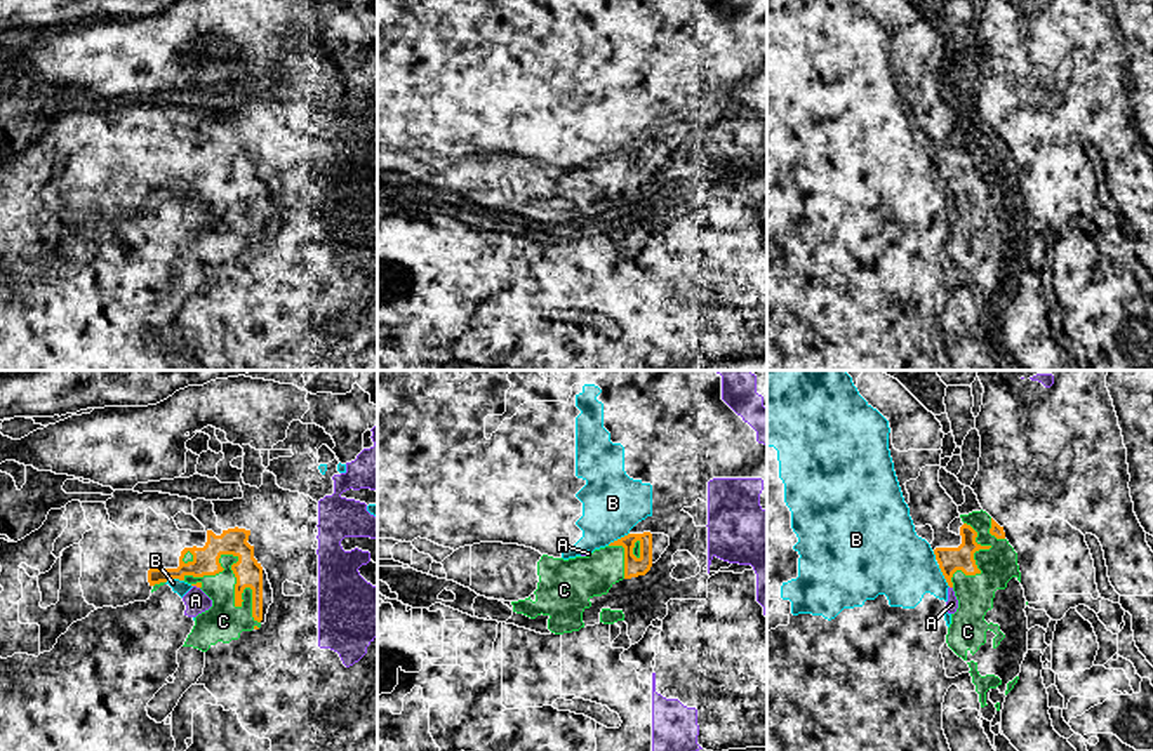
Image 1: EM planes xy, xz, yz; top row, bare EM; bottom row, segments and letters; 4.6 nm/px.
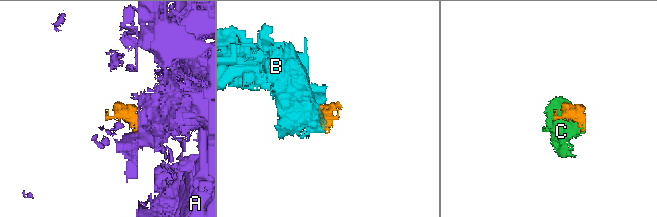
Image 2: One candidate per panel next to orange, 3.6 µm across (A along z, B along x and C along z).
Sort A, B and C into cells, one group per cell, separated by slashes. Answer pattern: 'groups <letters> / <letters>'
groups A C / B

